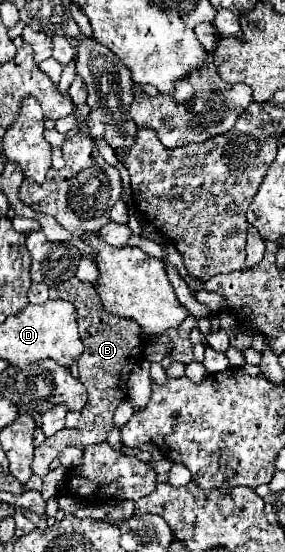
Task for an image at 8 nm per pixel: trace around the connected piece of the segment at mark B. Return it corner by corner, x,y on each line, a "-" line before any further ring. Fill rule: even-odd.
72,277
60,285
52,287
50,299
70,301
70,303
74,303
74,307
78,311
80,339
82,339
86,351
82,351
82,355
78,357
76,363
78,363
80,381
84,383
84,387
88,391
88,401
86,401
86,407
80,411
82,419
78,421
78,425
74,429
62,429
54,437
48,437
42,445
38,445
34,449
32,471
38,477
44,477
50,471
50,463
62,453
62,449
66,449
70,445
86,447
86,445
106,441
108,433
114,427
112,415
114,415
116,407
120,405
120,401
124,399
124,395
128,393
128,389
126,389
128,375
132,373
134,363
138,363
142,359
142,347
140,347
142,343
140,343
138,323
134,323
132,319
118,319
118,315
110,315
102,307
92,283
84,283
76,277

